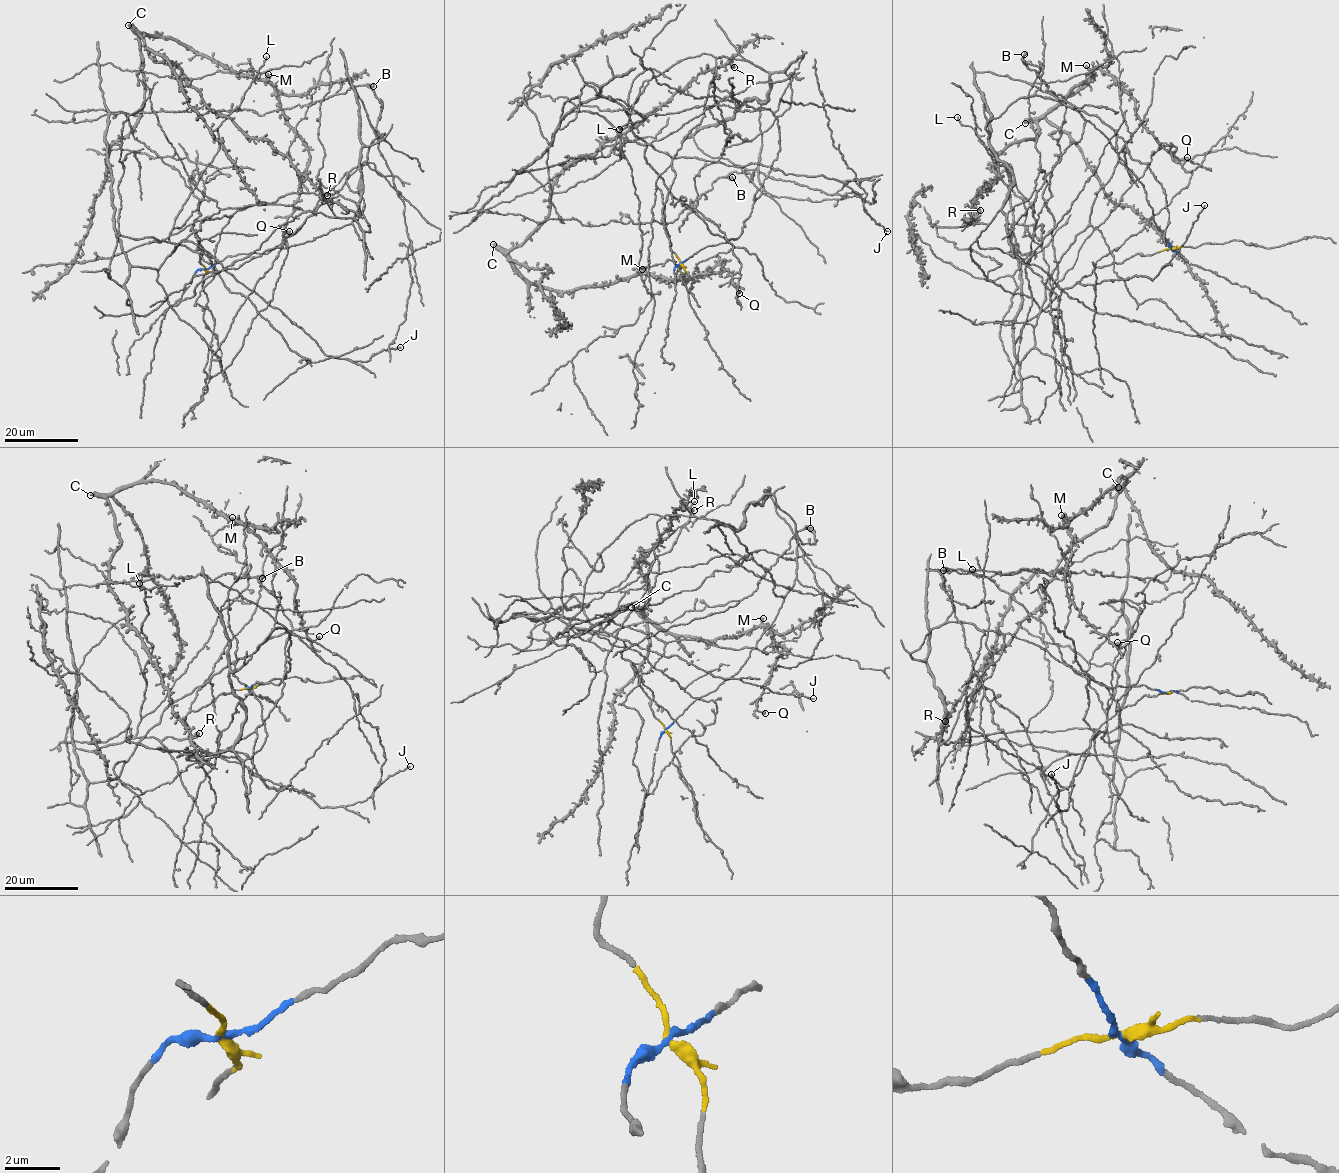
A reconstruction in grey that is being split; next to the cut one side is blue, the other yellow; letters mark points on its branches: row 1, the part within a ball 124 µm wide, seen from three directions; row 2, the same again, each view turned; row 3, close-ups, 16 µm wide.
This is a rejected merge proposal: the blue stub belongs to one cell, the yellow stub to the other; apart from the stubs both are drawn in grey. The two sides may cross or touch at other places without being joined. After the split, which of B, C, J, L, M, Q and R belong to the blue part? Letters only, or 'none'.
B

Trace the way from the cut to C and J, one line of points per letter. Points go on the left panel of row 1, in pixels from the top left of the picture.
C: (204, 269), (118, 235), (157, 269), (202, 221), (308, 192), (296, 131), (266, 82), (128, 24)
J: (204, 269), (200, 246), (327, 355), (365, 362), (384, 350), (401, 348)

